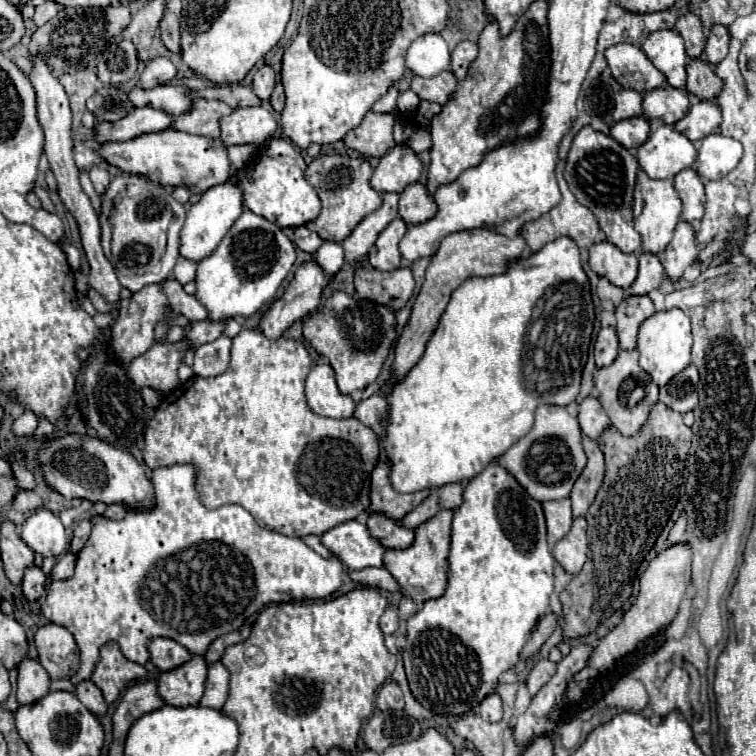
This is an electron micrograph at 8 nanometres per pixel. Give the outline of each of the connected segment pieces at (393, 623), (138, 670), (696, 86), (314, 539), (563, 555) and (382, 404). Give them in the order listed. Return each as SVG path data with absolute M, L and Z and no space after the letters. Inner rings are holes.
M388 607L380 617L380 629L384 635L394 635L398 631L398 611L396 607Z
M110 641L100 649L100 663L92 673L94 685L102 691L106 703L118 701L120 693L134 681L146 677L146 669L138 663L128 661L118 643Z
M692 59L686 65L686 73L688 73L686 81L688 93L698 97L700 101L716 99L718 93L722 91L722 81L714 75L714 67L708 65L704 59Z
M308 535L305 537L302 537L302 540L305 542L307 546L314 549L318 554L320 554L324 558L330 558L332 557L332 553L322 545L320 541L320 537L316 535Z
M574 519L570 533L556 543L554 547L554 559L560 563L560 567L576 575L580 573L582 565L586 563L586 551L588 551L588 539L586 539L586 519Z
M374 395L366 401L362 401L360 405L356 405L356 411L354 411L354 417L360 419L364 425L368 425L376 435L384 435L384 427L380 425L380 415L384 415L386 411L386 401L384 397L380 395Z

